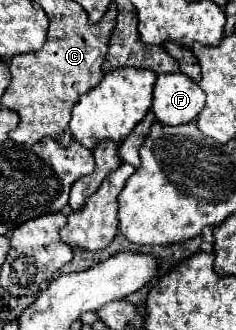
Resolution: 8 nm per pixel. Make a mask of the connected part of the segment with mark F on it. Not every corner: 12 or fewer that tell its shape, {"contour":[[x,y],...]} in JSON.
{"contour":[[159,74],[153,86],[157,122],[187,124],[205,106],[189,76]]}

